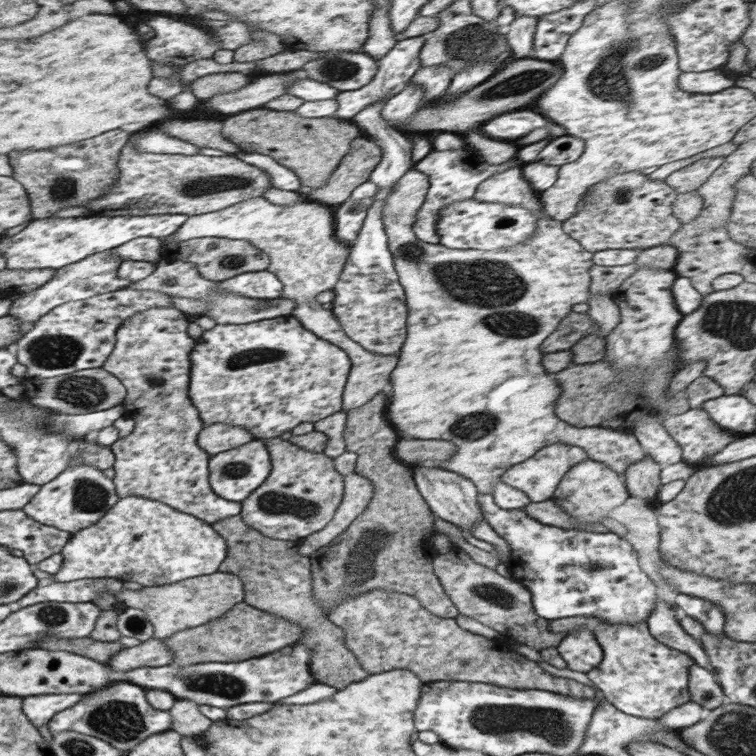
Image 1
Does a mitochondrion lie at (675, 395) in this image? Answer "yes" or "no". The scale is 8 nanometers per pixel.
no

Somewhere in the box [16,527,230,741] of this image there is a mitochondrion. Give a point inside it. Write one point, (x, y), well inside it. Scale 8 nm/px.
(50, 615)

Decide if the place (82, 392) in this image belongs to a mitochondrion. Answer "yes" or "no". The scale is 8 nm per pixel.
yes

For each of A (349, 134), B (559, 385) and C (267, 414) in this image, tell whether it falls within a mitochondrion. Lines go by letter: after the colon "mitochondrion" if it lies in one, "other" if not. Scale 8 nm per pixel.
A: other
B: other
C: other

